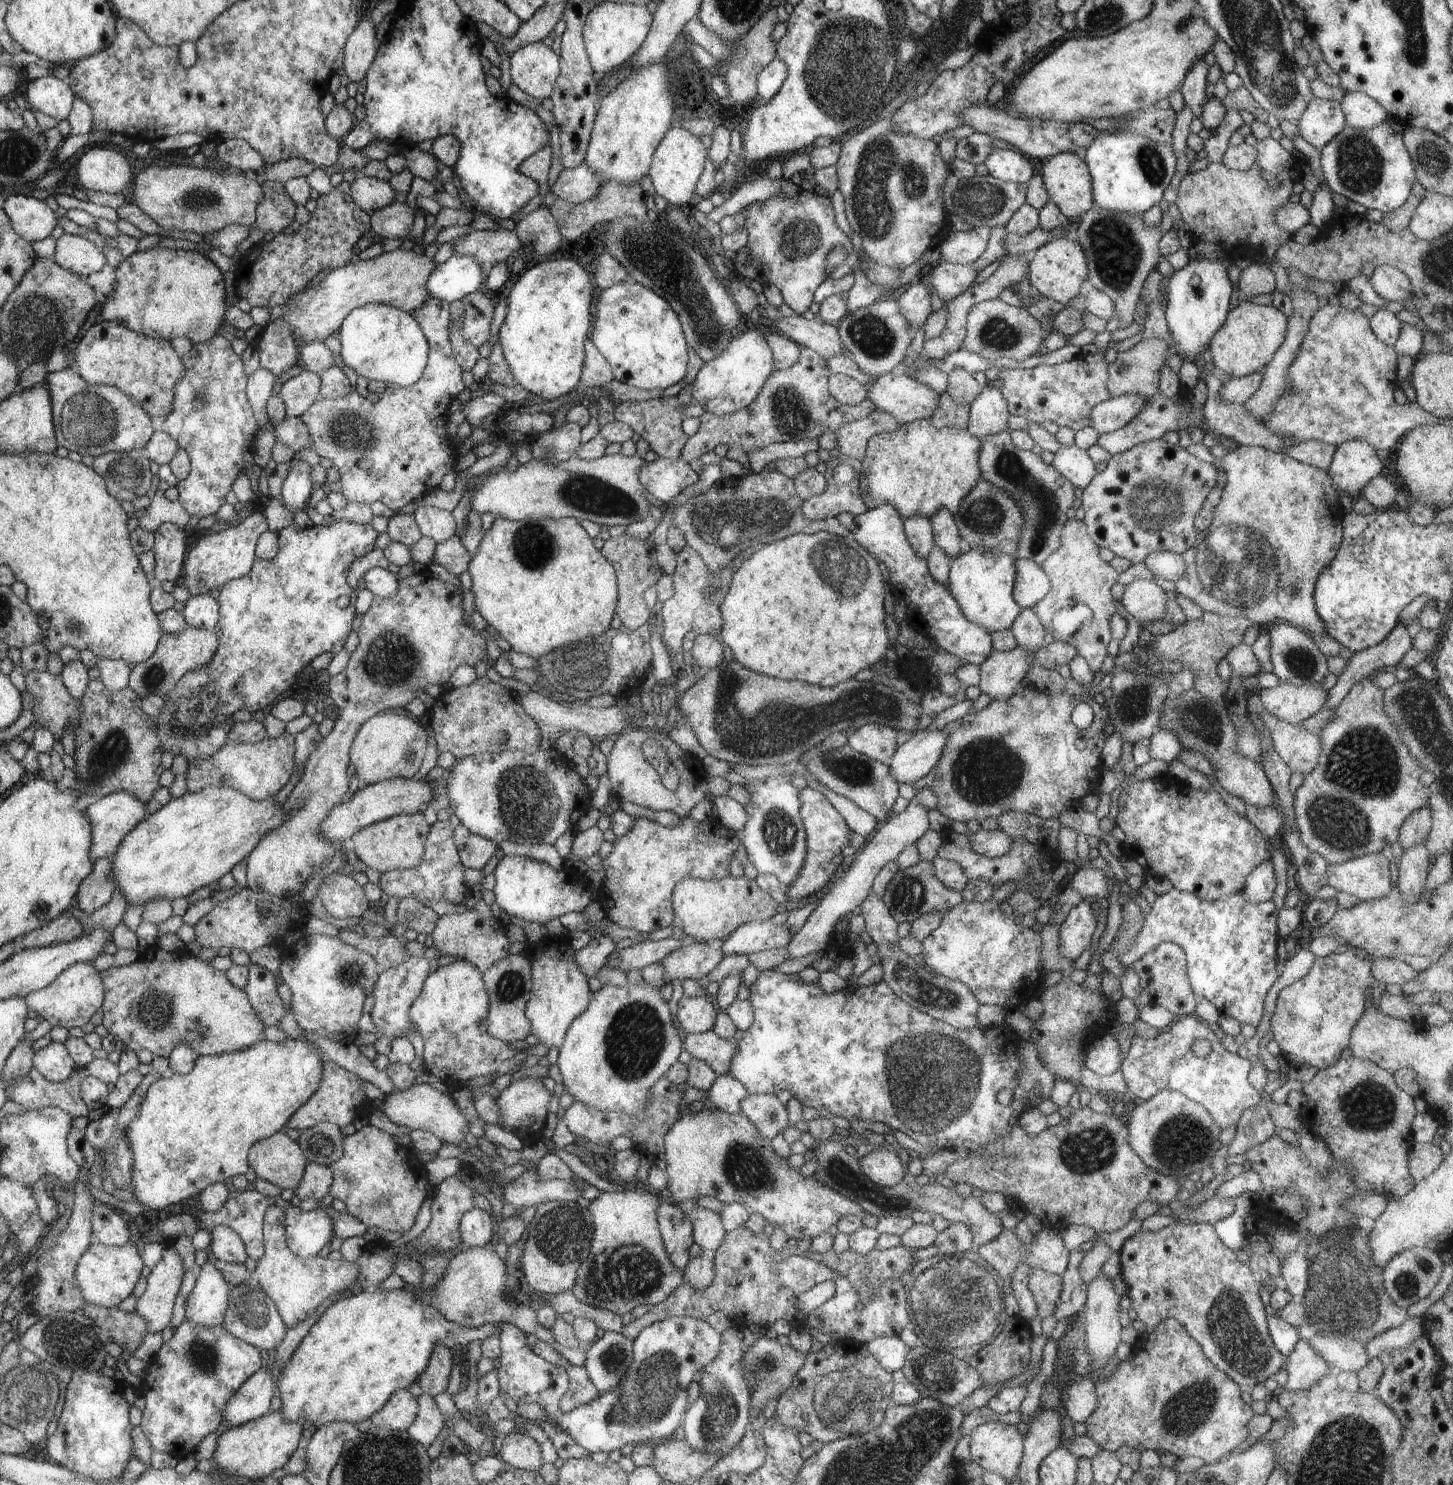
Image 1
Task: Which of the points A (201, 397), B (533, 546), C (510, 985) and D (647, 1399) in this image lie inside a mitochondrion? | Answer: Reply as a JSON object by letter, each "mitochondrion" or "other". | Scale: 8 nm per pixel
{"A":"mitochondrion","B":"mitochondrion","C":"mitochondrion","D":"mitochondrion"}

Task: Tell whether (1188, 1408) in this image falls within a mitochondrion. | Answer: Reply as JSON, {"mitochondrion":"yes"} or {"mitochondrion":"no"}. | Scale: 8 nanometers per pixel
{"mitochondrion":"yes"}

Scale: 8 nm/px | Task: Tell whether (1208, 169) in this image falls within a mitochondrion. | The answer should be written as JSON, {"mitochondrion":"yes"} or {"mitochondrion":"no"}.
{"mitochondrion":"no"}

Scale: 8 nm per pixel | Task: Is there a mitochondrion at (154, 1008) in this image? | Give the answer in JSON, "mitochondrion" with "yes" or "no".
{"mitochondrion":"yes"}

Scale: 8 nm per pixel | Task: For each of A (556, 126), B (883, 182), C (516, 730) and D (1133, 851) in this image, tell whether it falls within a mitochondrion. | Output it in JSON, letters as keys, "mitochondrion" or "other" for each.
{"A":"other","B":"mitochondrion","C":"other","D":"other"}

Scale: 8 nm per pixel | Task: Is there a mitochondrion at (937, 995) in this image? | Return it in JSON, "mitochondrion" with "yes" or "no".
{"mitochondrion":"yes"}

